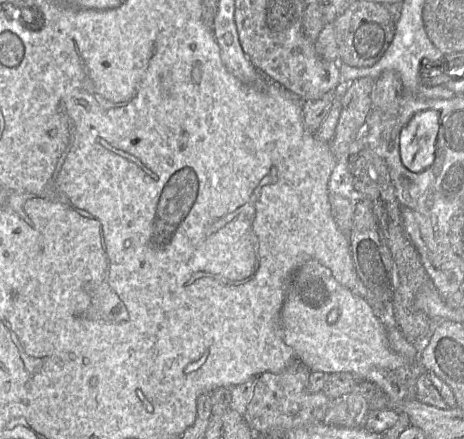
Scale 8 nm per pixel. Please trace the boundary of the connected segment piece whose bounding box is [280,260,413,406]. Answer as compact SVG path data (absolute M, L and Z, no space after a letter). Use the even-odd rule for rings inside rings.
M306 262L292 276L286 288L280 322L285 344L310 371L348 372L361 381L376 384L392 406L405 400L413 362L391 349L388 327L366 299L337 282L331 271L319 262ZM333 309L338 309L340 315L335 323L329 324L327 316Z

